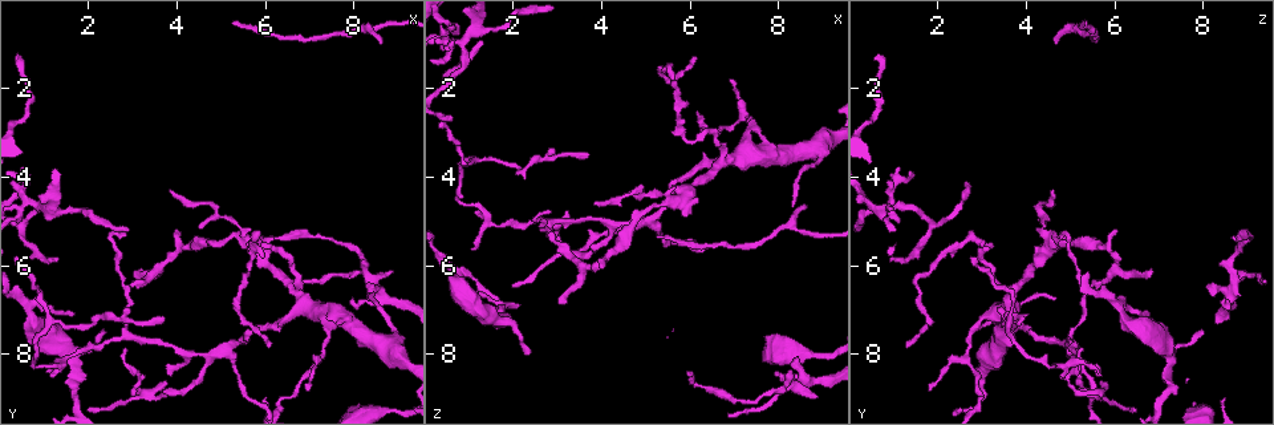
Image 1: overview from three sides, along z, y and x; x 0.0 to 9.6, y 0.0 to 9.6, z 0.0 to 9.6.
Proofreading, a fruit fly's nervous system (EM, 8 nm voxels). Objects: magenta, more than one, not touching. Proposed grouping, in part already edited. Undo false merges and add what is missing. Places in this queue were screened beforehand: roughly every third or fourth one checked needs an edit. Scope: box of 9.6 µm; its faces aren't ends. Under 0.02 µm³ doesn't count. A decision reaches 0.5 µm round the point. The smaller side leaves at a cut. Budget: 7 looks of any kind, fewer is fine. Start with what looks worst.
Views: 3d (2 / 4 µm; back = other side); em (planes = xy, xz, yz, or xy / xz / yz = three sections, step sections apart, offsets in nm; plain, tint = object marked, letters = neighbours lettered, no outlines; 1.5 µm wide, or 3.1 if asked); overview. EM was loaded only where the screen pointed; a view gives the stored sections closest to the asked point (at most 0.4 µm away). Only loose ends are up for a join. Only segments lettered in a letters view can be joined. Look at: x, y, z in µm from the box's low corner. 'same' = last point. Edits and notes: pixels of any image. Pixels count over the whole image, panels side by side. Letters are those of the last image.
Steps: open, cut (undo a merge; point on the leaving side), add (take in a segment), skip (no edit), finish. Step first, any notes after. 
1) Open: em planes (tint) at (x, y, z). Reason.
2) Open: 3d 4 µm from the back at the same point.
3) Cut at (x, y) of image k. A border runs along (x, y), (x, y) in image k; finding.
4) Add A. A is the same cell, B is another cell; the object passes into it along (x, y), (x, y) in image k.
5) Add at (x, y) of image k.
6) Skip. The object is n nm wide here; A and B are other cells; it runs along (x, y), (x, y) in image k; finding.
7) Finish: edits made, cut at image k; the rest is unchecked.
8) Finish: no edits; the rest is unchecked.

Open: 3d 4 µm at (8.10, 5.80, 8.65). Thick turns thin.

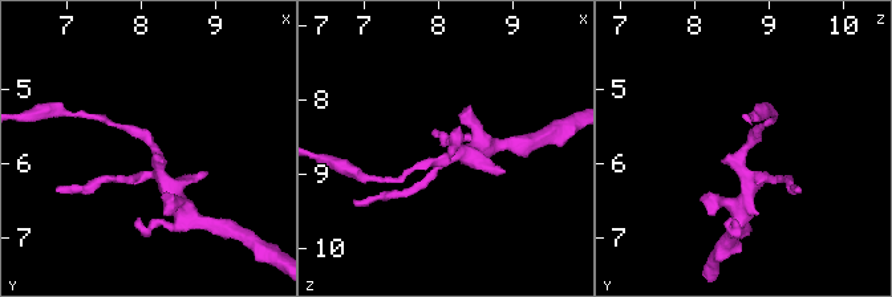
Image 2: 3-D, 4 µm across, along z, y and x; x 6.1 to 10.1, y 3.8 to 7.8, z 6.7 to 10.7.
Open: em xy step 4 (letters) at (8.10, 5.70, 8.70).

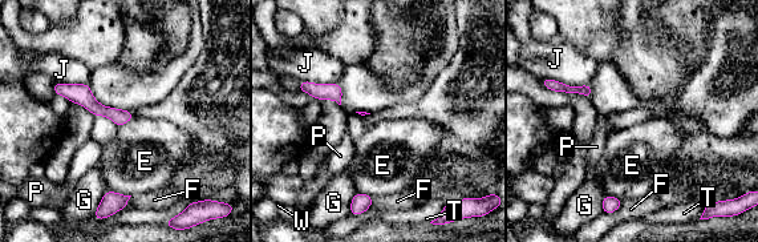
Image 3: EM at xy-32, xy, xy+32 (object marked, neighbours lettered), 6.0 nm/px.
Open: em planes (letters) at the same point.

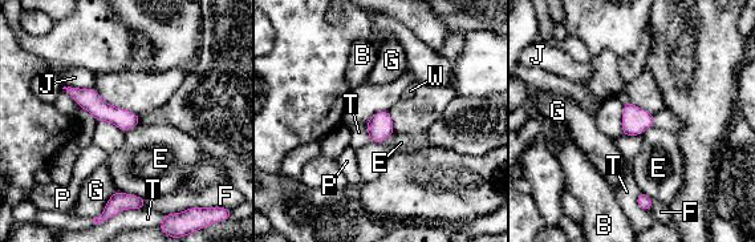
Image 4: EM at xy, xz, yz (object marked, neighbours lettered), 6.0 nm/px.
Skip. B, E, F, G, J, P, T and W are other cells; it runs along (70, 91), (104, 112), (136, 120) in image 4; continuous, no second neuron.

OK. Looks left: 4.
Open: em xy step 4 (tint) at (0.90, 4.70, 1.00). Looks like a crossing.

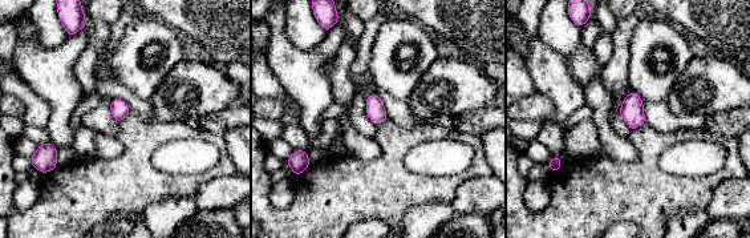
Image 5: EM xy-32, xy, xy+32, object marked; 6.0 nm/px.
Open: em xz step 4 (tint) at the same point. Cut it another way.

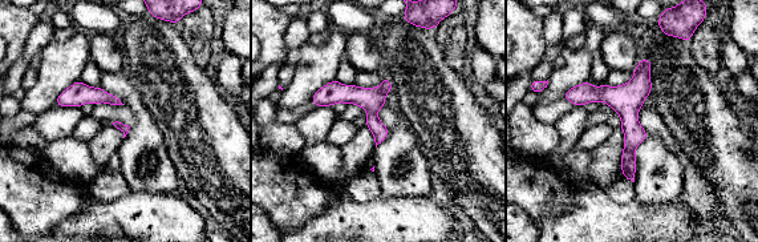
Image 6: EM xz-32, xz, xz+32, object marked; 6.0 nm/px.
Open: em xz step 4 (letters) at the same point.

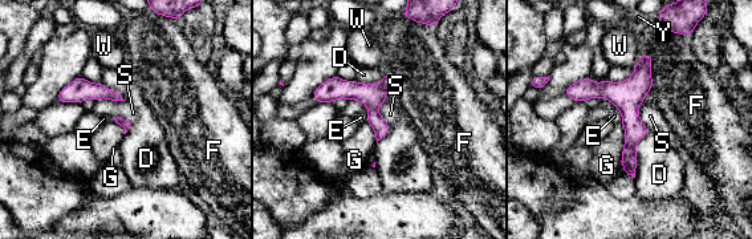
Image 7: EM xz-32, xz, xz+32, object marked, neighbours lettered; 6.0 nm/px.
Skip. D, E, F, G, S, W and Y are other cells; a border runs along (621, 122), (624, 128), (622, 169) in image 7; one neuron here.

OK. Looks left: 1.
Open: em planes (letters) at (3.40, 8.95, 5.70).

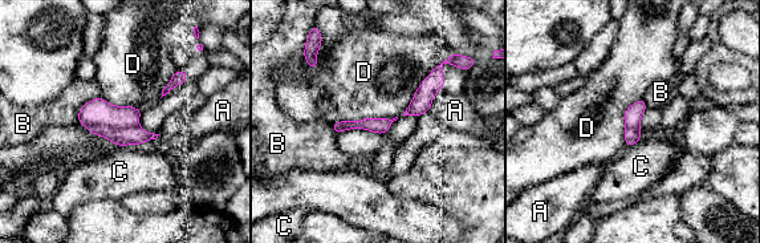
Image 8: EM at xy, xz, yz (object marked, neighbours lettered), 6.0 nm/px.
Skip. The object is 100 nm wide here; A, B, C and D are other cells; it runs along (387, 121), (385, 124), (336, 126) in image 8; all the same neuron.

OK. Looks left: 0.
Finish: no edits; the rest is unchecked.

